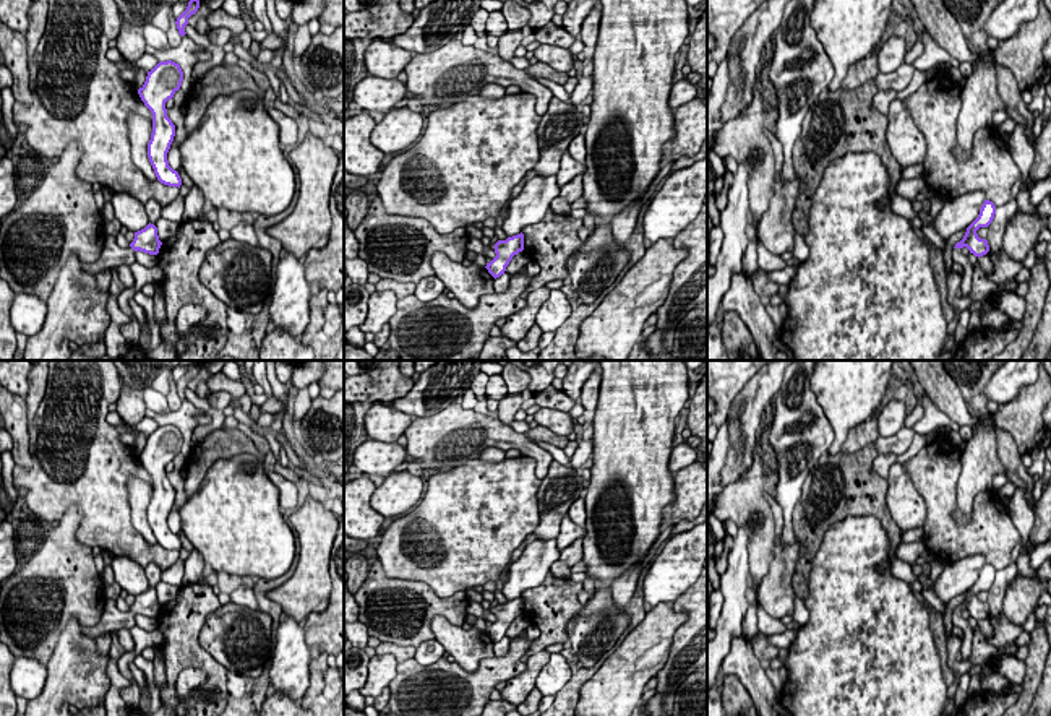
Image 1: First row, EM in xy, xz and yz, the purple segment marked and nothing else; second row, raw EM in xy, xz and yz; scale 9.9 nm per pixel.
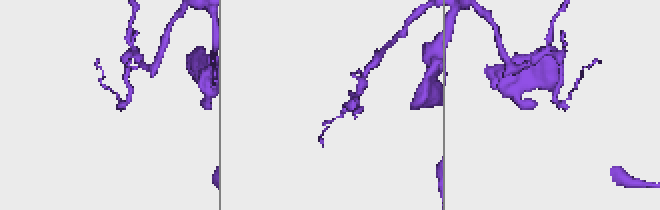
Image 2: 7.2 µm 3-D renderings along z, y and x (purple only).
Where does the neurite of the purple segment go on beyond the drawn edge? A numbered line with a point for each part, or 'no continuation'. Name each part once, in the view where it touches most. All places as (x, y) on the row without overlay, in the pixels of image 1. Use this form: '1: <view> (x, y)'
1: yz (957, 619)

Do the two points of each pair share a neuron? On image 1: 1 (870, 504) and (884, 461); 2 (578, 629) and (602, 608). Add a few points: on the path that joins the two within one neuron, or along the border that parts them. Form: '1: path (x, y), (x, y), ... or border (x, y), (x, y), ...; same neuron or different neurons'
1: border (878, 453), (873, 470), (886, 481); different neurons
2: path (584, 625), (596, 614); same neuron

